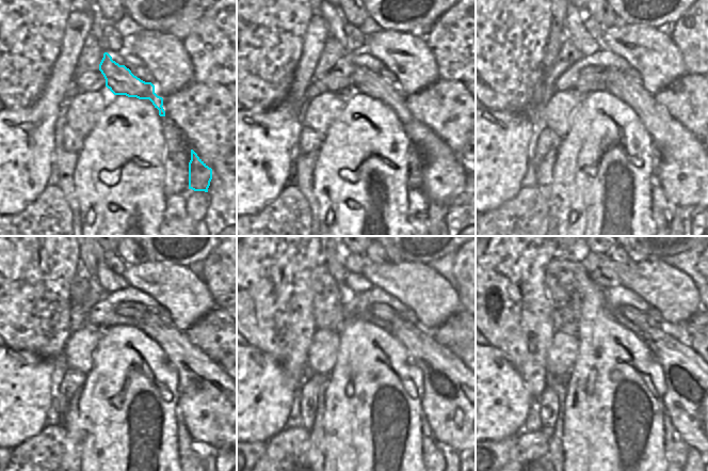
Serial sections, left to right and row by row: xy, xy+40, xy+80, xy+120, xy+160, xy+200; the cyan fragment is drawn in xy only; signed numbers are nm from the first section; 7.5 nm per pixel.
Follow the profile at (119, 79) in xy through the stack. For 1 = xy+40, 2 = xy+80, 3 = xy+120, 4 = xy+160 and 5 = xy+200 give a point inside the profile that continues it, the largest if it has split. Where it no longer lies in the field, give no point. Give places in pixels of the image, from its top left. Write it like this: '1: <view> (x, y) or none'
1: xy+40 (445, 176)
2: xy+80 (690, 178)
3: xy+120 (214, 410)
4: xy+160 (453, 403)
5: xy+200 (692, 401)

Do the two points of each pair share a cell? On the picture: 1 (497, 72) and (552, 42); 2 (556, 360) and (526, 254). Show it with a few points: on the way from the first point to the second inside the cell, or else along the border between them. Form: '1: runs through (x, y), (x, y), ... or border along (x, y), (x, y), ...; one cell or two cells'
1: border along (552, 20), (543, 58), (543, 69); two cells
2: border along (556, 332), (547, 350), (546, 367); two cells

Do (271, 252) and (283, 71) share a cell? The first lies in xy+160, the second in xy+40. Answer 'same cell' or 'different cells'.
same cell

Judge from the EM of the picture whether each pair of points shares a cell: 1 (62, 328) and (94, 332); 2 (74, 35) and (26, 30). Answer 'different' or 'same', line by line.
1: different
2: different

